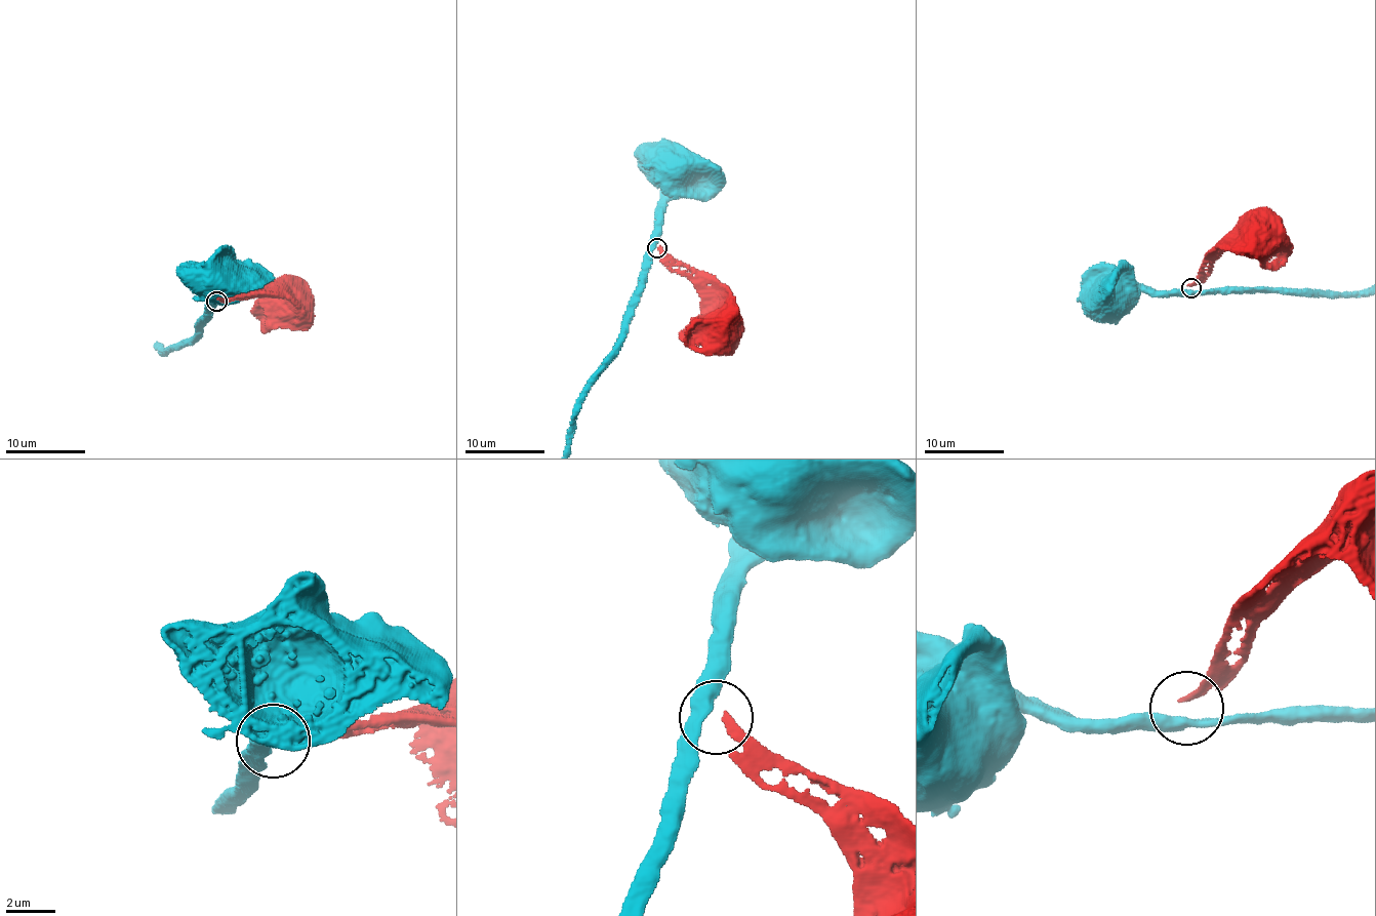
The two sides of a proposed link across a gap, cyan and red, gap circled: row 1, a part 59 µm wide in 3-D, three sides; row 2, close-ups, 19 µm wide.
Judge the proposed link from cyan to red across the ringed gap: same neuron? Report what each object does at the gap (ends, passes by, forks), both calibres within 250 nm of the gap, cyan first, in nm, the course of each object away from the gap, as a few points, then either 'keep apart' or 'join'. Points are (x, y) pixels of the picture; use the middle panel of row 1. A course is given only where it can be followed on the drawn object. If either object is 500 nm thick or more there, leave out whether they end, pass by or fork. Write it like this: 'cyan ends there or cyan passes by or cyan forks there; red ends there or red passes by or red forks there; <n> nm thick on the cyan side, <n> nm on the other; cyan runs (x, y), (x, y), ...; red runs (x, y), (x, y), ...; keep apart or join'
cyan passes by; red ends there; 480 nm thick on the cyan side, 300 nm on the other; cyan runs (655, 246), (657, 208), (689, 177), (688, 164), (682, 163); red runs (658, 247), (710, 302), (719, 324); keep apart

